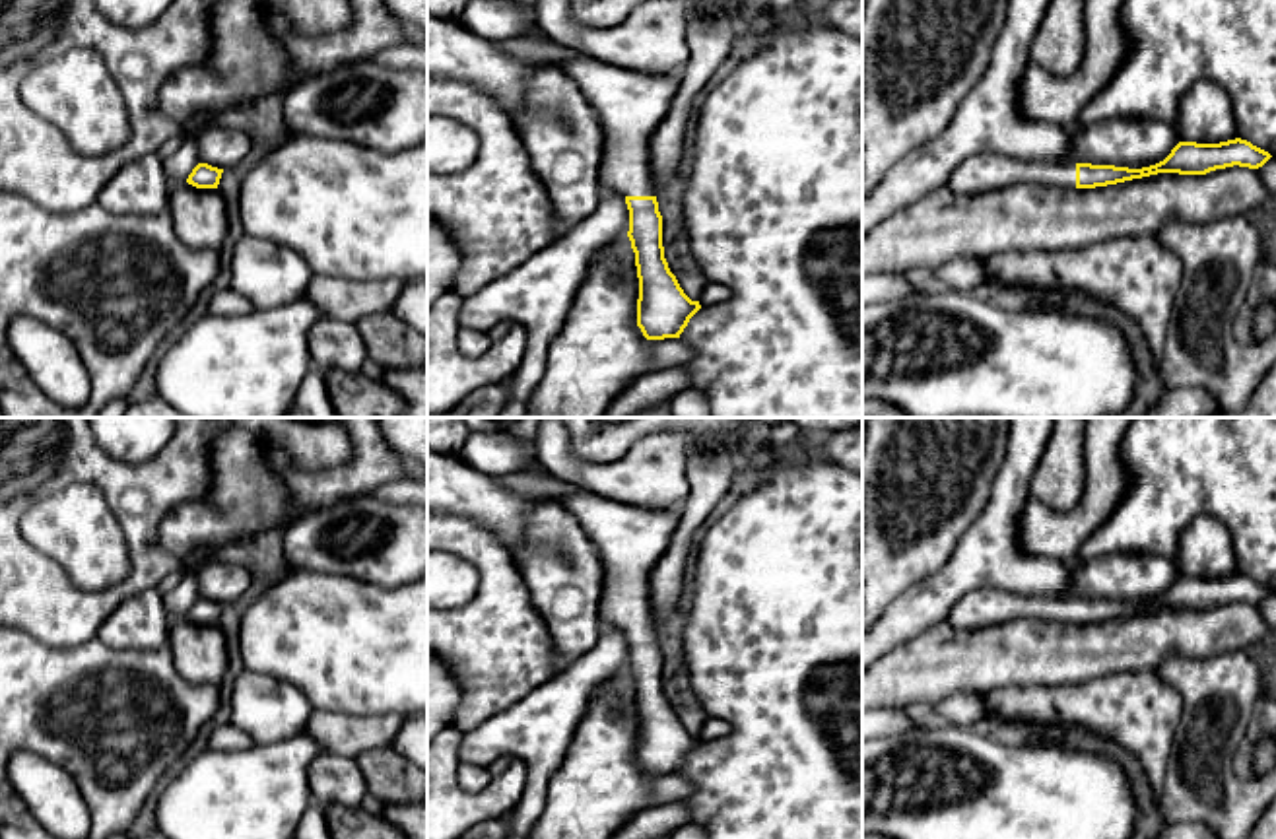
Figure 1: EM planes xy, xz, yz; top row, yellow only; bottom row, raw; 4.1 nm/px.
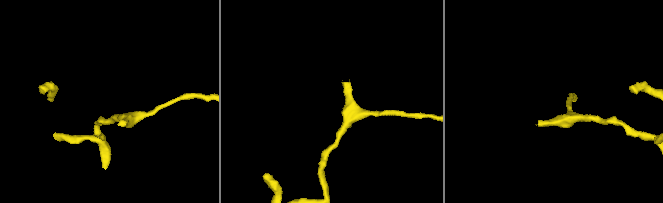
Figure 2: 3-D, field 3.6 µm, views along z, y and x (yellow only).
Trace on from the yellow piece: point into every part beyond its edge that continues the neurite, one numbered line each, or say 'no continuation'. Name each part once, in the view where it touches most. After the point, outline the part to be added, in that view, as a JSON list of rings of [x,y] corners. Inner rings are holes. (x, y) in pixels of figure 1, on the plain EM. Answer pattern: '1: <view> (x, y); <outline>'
1: xz (630, 540); [[[588,491],[559,497],[594,544],[604,585],[598,604],[602,627],[655,631],[649,575],[670,546],[680,509],[643,509]]]

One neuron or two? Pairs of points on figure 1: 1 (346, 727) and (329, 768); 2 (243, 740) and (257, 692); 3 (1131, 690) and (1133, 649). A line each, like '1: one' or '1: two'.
1: two
2: two
3: two

